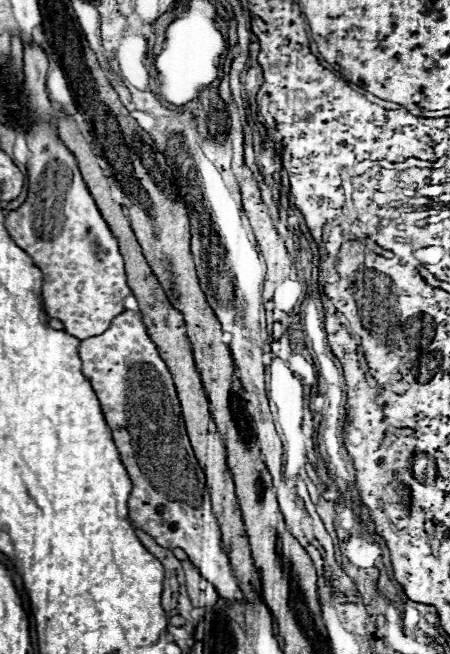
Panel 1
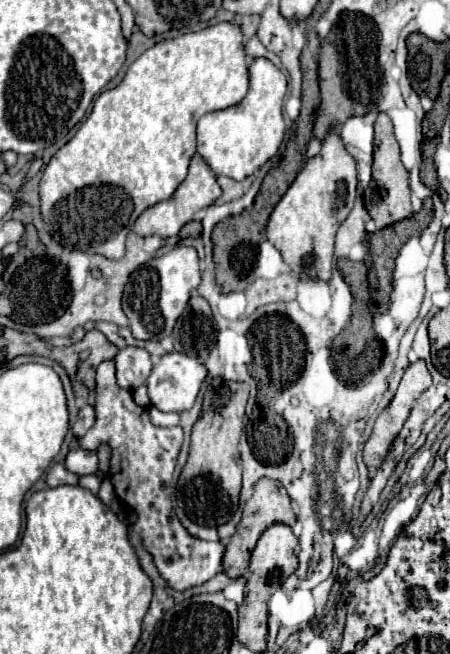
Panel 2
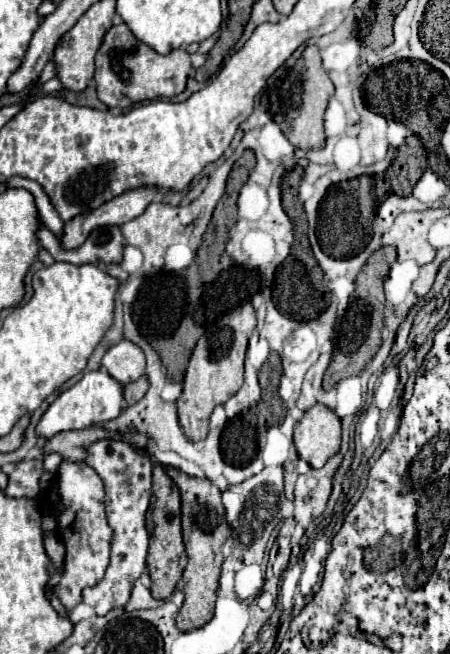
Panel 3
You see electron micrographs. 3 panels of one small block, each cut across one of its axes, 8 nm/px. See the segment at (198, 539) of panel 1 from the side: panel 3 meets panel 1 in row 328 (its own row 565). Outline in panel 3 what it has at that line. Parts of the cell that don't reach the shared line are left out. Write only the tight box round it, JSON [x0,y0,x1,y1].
[82,438,152,616]

